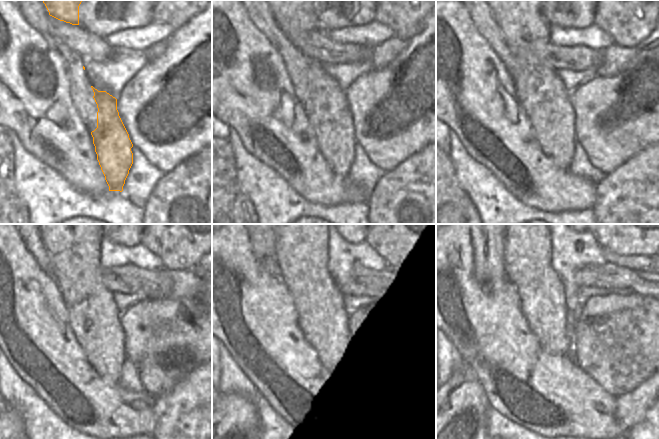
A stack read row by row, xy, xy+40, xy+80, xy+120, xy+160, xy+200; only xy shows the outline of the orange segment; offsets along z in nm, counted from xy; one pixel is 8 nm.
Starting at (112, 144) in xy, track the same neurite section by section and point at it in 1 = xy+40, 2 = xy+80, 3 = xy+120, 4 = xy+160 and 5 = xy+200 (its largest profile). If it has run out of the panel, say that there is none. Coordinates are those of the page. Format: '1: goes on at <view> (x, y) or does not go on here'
1: goes on at xy+40 (326, 108)
2: goes on at xy+80 (545, 100)
3: goes on at xy+120 (74, 244)
4: goes on at xy+160 (301, 249)
5: goes on at xy+200 (527, 258)

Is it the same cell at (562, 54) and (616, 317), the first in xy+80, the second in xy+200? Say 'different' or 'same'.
different

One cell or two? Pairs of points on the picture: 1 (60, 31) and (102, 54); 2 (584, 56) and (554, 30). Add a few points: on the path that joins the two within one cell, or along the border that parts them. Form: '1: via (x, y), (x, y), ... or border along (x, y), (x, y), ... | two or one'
1: via (70, 35), (92, 46) | one
2: border along (549, 39), (554, 44), (585, 45), (595, 49) | two

